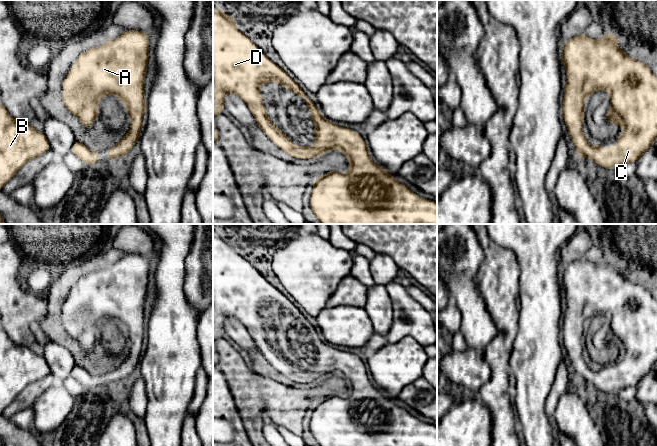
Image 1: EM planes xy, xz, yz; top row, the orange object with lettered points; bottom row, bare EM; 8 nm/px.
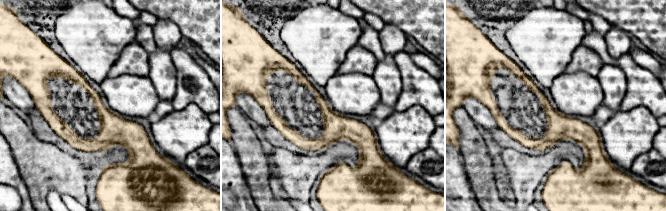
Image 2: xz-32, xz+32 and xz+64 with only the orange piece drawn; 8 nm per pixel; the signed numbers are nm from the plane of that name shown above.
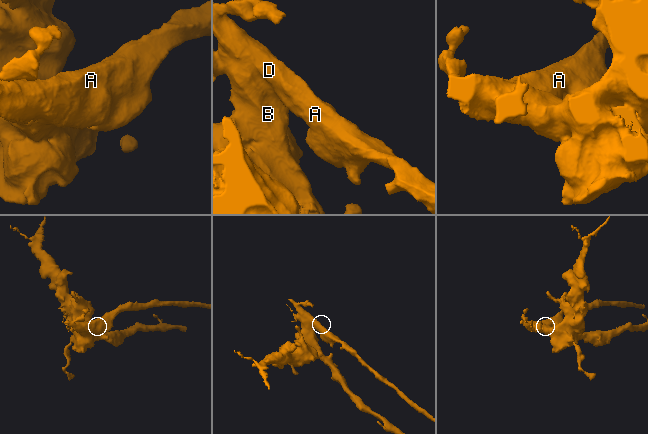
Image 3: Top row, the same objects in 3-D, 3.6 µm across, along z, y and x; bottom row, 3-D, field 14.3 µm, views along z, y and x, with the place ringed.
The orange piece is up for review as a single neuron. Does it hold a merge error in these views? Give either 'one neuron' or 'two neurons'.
one neuron

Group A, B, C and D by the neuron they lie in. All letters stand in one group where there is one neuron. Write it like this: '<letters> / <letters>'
A B C D

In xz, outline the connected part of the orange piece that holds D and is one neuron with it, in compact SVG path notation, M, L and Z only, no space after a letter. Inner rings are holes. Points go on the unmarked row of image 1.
M213 230L213 365L219 368L214 341L222 338L224 321L232 317L240 321L254 340L262 355L288 379L301 384L322 381L326 376L339 374L347 380L348 396L343 399L331 394L315 403L310 419L310 432L320 446L437 446L437 426L427 424L399 407L380 389L372 385L365 364L359 357L336 349L324 342L316 328L298 307L281 291L270 284L245 258L236 251L235 244ZM268 306L284 310L306 324L315 349L315 369L296 370L270 342L263 328L260 311Z

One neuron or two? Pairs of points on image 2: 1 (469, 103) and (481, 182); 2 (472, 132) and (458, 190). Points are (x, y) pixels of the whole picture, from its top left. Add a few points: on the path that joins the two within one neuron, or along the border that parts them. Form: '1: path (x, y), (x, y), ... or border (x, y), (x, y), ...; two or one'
1: border (462, 106), (477, 124); two
2: border (458, 149), (465, 172), (469, 178); two

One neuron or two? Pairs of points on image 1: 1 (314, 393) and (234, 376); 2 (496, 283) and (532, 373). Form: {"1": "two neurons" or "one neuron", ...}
{"1": "one neuron", "2": "two neurons"}

